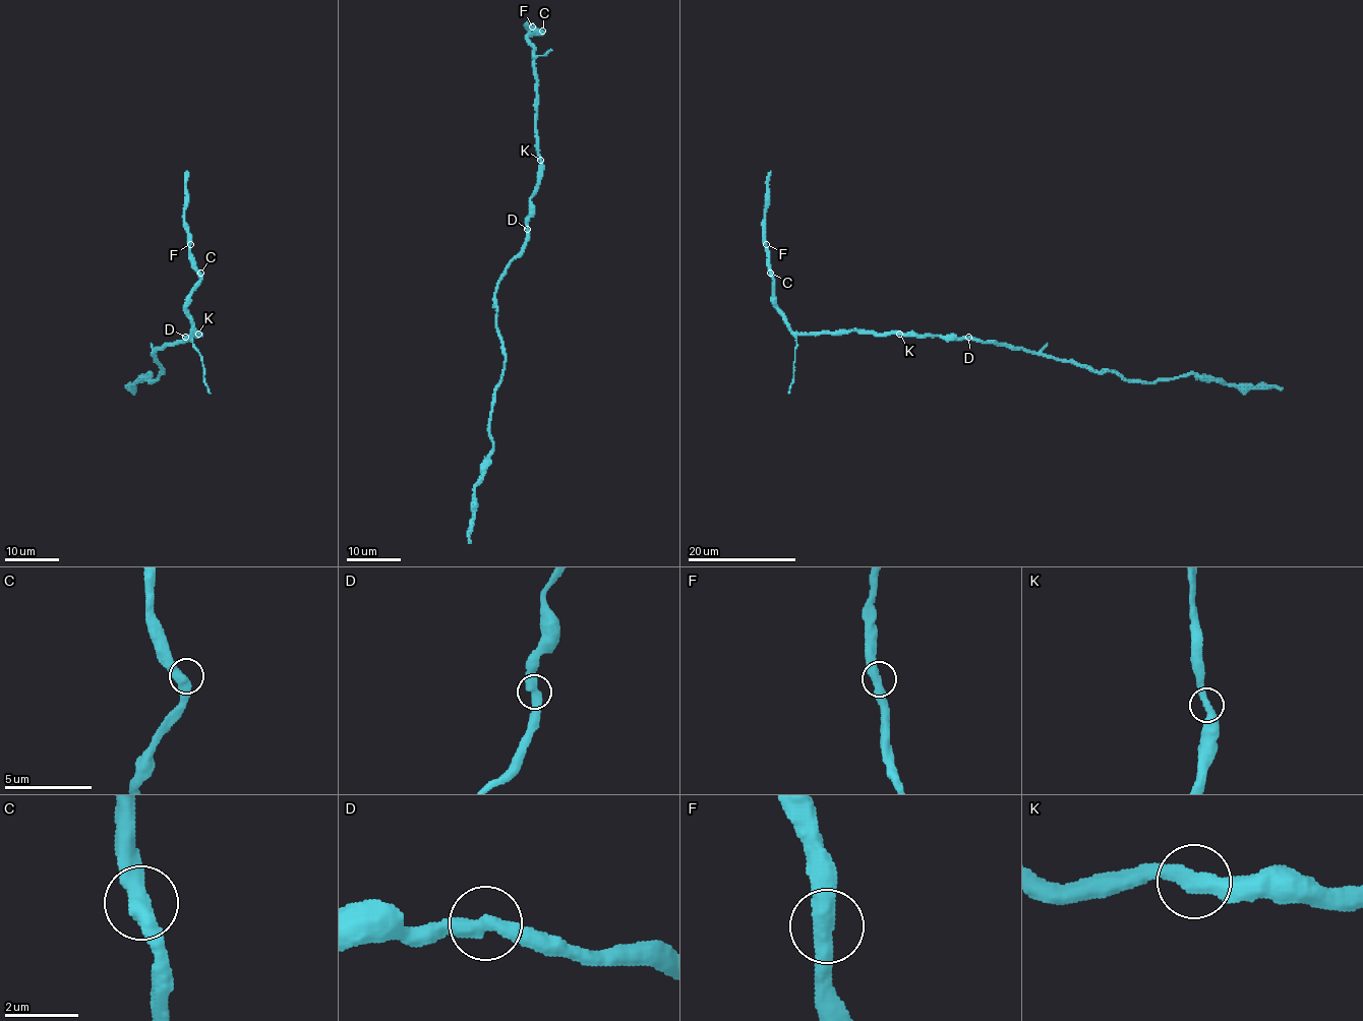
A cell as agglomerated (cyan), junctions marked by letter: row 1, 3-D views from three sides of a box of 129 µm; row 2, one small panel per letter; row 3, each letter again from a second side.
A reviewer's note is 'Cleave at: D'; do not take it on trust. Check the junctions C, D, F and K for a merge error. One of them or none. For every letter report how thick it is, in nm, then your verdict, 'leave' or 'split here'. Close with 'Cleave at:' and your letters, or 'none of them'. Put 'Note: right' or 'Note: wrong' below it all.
C: 480 nm | leave
D: 480 nm | leave
F: 460 nm | leave
K: 440 nm | leave
Cleave at: none of them
Note: wrong

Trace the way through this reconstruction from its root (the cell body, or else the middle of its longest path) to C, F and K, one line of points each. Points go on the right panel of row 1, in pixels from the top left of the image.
C: (967, 338), (855, 331), (794, 334), (777, 307), (770, 273)
F: (967, 338), (855, 331), (794, 334), (776, 303), (766, 244)
K: (967, 338), (899, 334)

